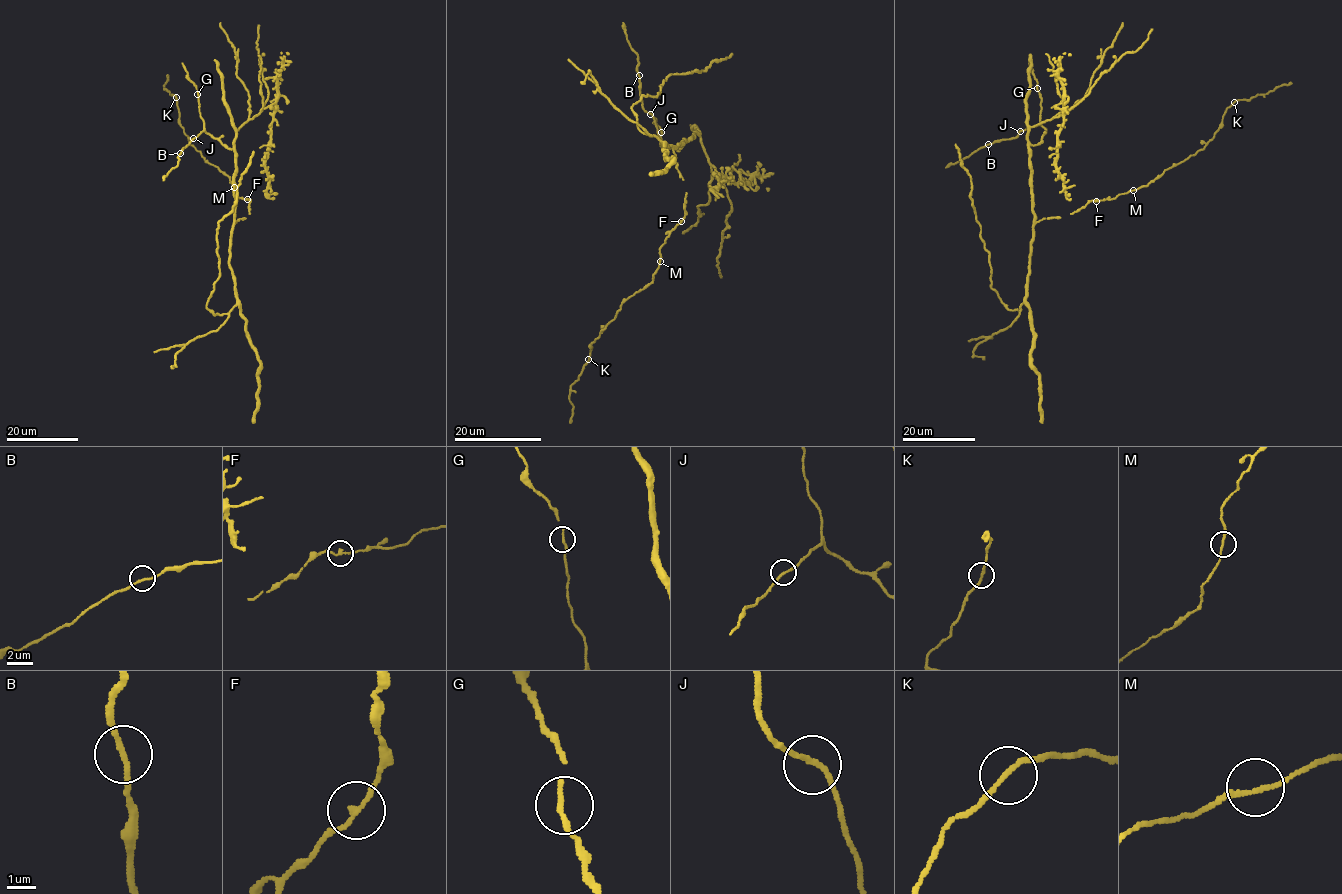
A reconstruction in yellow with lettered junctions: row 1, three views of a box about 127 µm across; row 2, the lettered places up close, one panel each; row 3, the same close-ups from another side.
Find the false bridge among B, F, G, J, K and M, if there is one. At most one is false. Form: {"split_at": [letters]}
{"split_at": []}

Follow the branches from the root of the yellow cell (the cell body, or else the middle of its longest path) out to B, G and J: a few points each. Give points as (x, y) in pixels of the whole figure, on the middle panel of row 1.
B: (673, 152), (674, 148), (694, 136), (680, 146), (663, 147), (654, 117), (642, 107), (639, 75)
G: (673, 152), (674, 148), (694, 136), (680, 146), (663, 147), (661, 139), (658, 138), (661, 132)
J: (673, 152), (674, 148), (694, 136), (680, 146), (663, 147), (650, 114)

